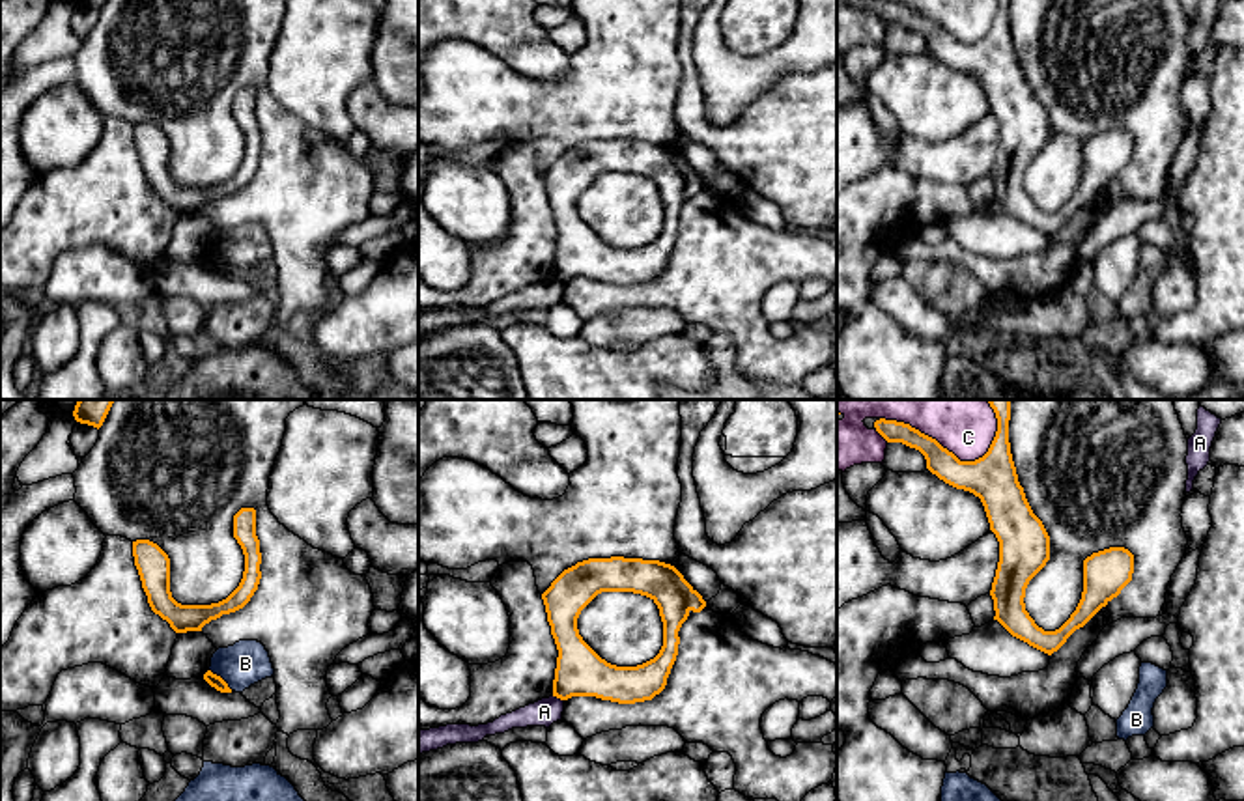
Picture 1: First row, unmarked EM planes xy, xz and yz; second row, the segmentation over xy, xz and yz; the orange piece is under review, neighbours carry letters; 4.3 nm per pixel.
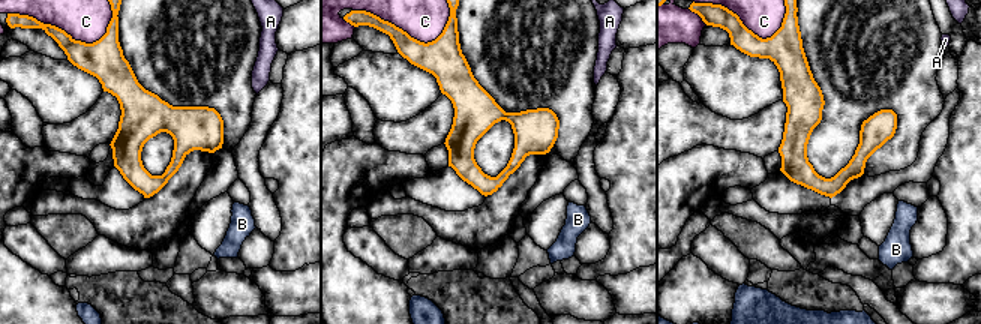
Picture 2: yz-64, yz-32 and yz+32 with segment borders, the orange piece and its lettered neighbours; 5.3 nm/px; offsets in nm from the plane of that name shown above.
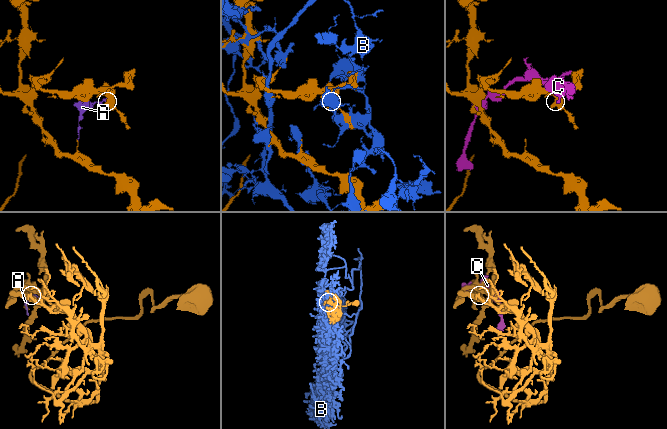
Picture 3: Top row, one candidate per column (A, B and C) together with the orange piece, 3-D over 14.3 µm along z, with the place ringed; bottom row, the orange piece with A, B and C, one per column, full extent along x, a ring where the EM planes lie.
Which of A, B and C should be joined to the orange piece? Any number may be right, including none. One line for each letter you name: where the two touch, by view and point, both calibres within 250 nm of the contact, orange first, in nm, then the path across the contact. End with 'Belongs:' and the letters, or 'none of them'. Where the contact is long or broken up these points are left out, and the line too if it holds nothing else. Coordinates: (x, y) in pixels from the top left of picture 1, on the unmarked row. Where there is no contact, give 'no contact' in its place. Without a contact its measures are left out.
Belongs: none of them

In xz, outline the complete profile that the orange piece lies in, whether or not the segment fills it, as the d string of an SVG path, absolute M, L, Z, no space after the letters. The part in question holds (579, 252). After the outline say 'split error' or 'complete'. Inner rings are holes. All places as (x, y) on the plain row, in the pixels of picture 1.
M588 140L564 151L542 176L558 239L553 278L596 278L618 286L659 276L678 237L678 213L689 194L706 189L702 177L671 146L643 140ZM601 174L633 174L650 179L663 204L659 235L637 248L601 241L579 217L581 192Z | complete

